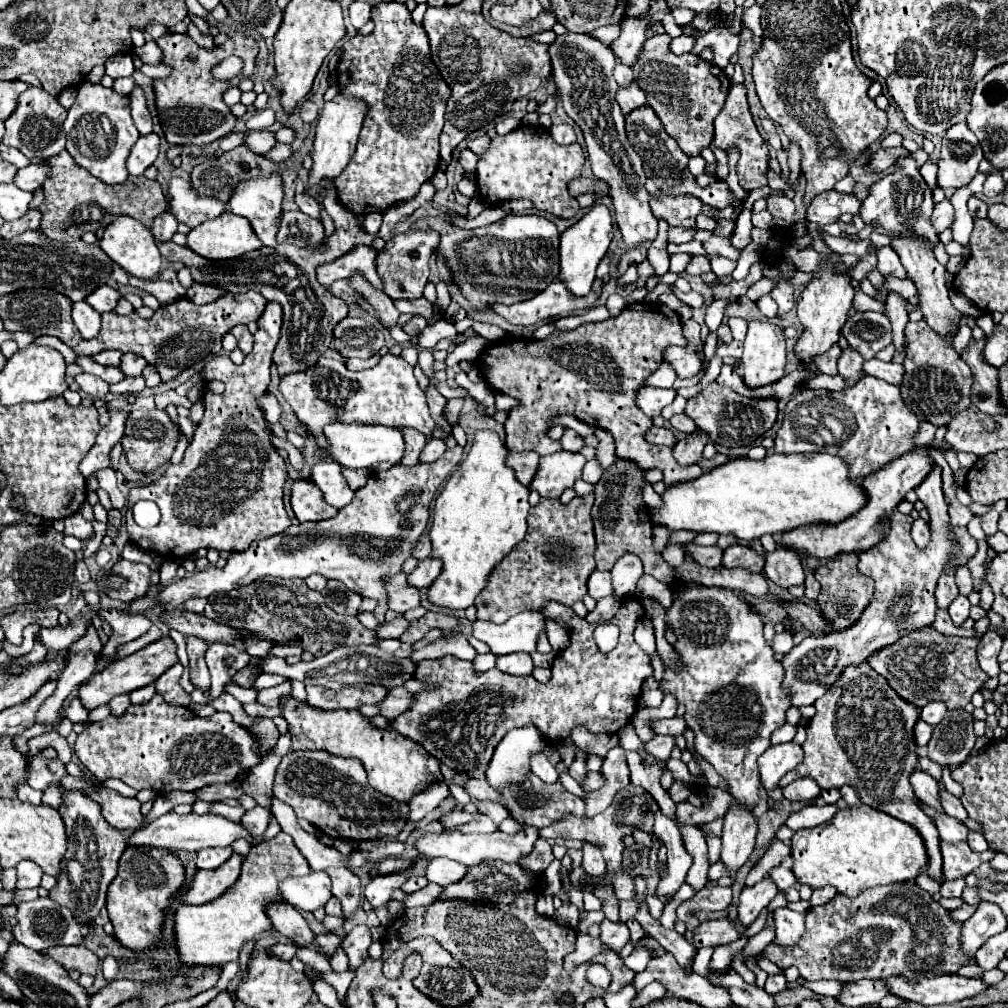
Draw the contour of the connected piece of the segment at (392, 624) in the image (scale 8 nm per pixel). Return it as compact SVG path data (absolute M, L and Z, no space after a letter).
M401 615L401 617L397 617L395 621L389 621L389 623L381 623L379 627L377 627L377 637L379 639L385 639L385 637L391 637L391 639L397 639L397 637L401 637L405 631L409 629L409 621Z

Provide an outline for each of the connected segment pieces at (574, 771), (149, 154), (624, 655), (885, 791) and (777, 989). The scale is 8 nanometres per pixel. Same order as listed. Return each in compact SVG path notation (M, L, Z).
M577 749L575 751L577 755L575 755L575 759L573 759L573 763L569 765L569 773L571 773L571 777L577 781L577 783L583 783L585 781L585 777L587 777L587 753L583 751L583 749Z
M157 133L141 135L127 159L127 171L131 175L143 175L143 171L149 165L153 165L157 155L159 155L159 135Z
M639 597L623 599L615 615L621 635L611 653L601 653L593 641L593 623L579 617L563 603L547 603L543 607L547 619L563 621L573 635L571 645L561 651L553 661L553 673L547 683L539 683L533 675L505 675L503 671L489 669L477 673L473 661L457 657L425 659L417 663L415 679L433 685L415 693L413 707L389 723L389 729L423 745L427 753L459 773L487 767L497 743L515 727L533 725L551 745L571 741L571 731L583 725L589 733L613 733L629 723L637 709L641 683L653 675L651 659L633 639L633 631L641 615Z
M861 663L857 667L845 667L845 671L841 673L841 679L837 679L837 683L829 687L829 691L821 699L817 699L817 703L813 705L817 713L807 725L807 741L803 743L805 759L795 771L789 771L787 775L783 775L783 779L779 781L779 787L787 787L791 781L799 777L813 777L821 789L833 789L833 787L841 789L843 785L853 787L861 803L873 809L879 809L895 819L901 819L913 825L921 833L927 845L927 853L929 853L927 873L935 879L941 879L941 863L943 863L941 861L941 839L937 835L937 827L933 827L933 819L925 815L925 811L921 809L921 799L913 795L913 787L909 783L909 775L919 769L917 743L913 743L913 727L919 721L921 709L913 707L913 703L905 703L905 699L901 699L889 687L887 679L877 675L877 671L869 667L869 663Z
M779 973L779 975L769 975L769 977L767 977L765 991L769 991L771 995L775 995L775 993L781 993L781 991L785 991L785 989L787 989L787 979L785 979L783 973Z

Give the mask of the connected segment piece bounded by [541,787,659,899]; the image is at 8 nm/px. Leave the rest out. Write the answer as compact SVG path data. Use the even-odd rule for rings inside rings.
M619 789L613 803L599 815L595 817L575 817L575 815L565 815L561 821L553 823L551 827L541 829L543 839L581 839L581 841L591 841L595 843L607 861L607 871L613 875L613 887L615 895L619 899L635 899L635 885L633 879L621 871L621 853L623 853L623 837L631 835L635 829L643 829L645 833L653 833L653 815L659 811L657 803L649 797L635 797L635 789Z

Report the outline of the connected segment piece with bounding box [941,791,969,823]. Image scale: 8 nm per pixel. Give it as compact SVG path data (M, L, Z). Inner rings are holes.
M941 791L941 805L943 805L945 813L947 813L949 817L957 819L959 823L965 823L965 821L969 819L969 815L967 815L961 799L957 799L955 795L951 795L951 793L947 793L947 791Z

